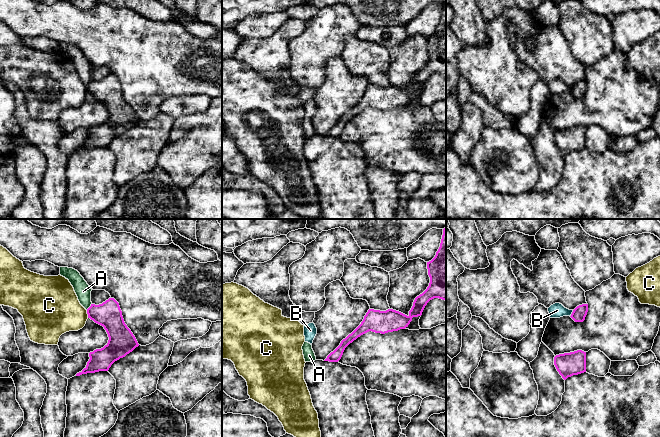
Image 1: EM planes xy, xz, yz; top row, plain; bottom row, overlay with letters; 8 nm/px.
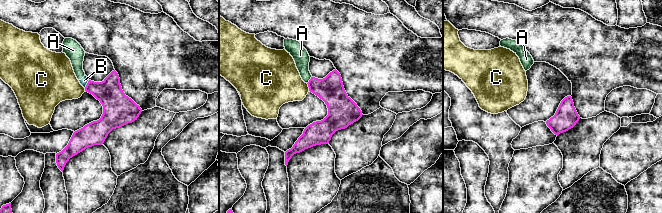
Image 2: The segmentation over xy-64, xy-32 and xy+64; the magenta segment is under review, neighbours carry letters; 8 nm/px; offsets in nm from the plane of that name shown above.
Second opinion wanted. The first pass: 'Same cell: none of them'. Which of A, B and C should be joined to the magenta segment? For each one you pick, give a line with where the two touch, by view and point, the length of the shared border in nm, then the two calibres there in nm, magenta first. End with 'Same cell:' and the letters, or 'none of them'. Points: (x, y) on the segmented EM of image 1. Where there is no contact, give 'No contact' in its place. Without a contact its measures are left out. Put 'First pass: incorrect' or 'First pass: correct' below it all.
Same cell: none of them
First pass: correct

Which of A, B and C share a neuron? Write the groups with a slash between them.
A B / C

